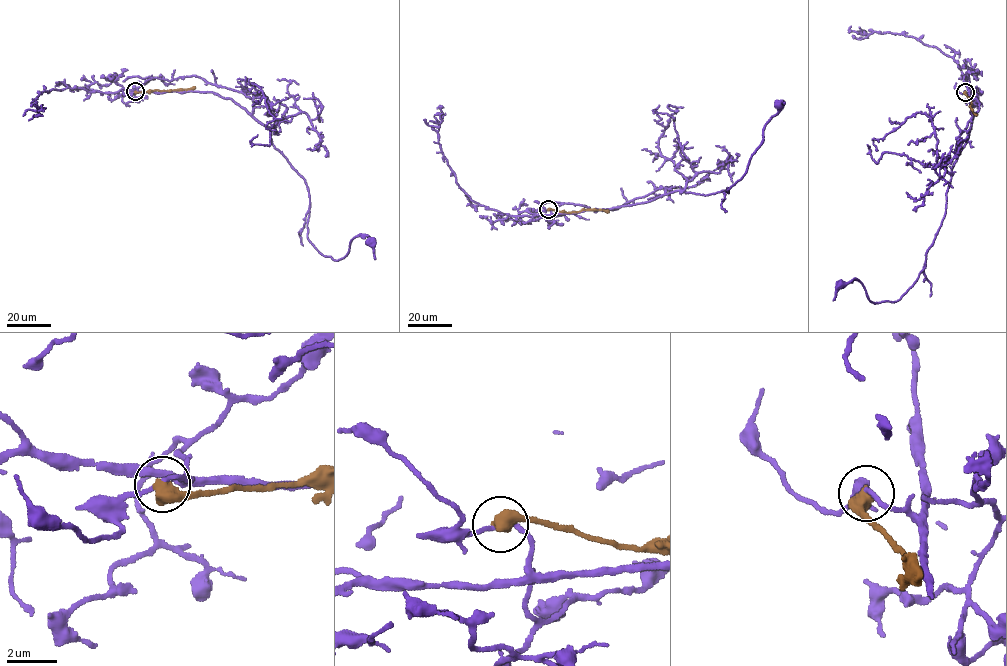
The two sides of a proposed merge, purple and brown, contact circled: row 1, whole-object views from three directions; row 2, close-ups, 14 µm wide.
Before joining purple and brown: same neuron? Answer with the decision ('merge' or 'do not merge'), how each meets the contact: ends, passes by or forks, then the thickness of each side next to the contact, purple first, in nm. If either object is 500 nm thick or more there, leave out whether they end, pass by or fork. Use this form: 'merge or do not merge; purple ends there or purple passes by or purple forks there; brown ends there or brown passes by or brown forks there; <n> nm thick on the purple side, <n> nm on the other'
do not merge; 160 nm thick on the purple side, 600 nm on the other

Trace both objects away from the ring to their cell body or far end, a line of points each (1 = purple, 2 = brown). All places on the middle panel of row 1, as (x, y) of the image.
1: (548, 210), (611, 209), (679, 190), (704, 195), (727, 188), (729, 193), (780, 104)
2: (548, 210), (608, 212)

